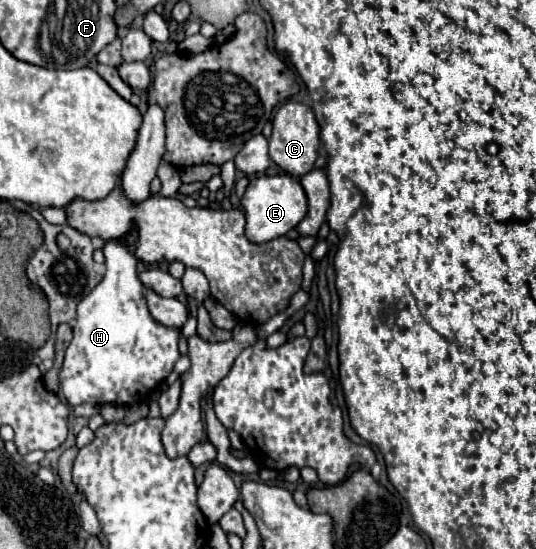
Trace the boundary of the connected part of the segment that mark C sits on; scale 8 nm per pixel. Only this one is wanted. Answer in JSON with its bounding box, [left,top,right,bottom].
[269,102,319,178]

